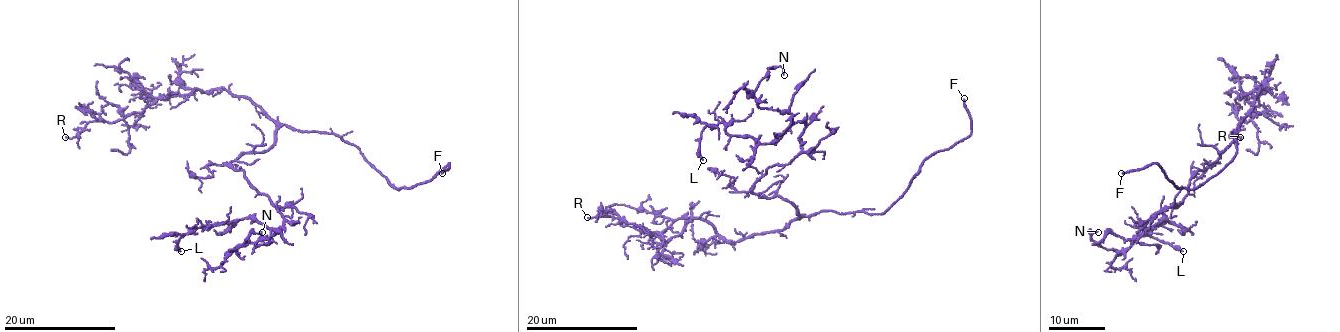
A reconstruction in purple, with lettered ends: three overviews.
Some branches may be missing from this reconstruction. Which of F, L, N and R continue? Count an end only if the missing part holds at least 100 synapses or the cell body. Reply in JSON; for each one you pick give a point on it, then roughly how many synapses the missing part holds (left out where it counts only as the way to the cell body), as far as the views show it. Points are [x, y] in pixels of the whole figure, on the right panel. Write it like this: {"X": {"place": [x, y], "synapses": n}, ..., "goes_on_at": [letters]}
{"F": {"place": [1121, 173]}, "goes_on_at": ["F"]}

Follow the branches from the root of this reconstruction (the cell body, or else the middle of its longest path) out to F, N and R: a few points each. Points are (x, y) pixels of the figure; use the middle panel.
F: (780, 197), (806, 216), (824, 210), (883, 213), (905, 191), (925, 160), (971, 133), (964, 98)
N: (780, 197), (760, 197), (752, 186), (800, 150), (805, 124), (761, 108), (754, 90), (770, 68), (784, 75)
R: (780, 197), (796, 207), (798, 217), (781, 230), (735, 242), (699, 218), (666, 242), (601, 210), (587, 217)

